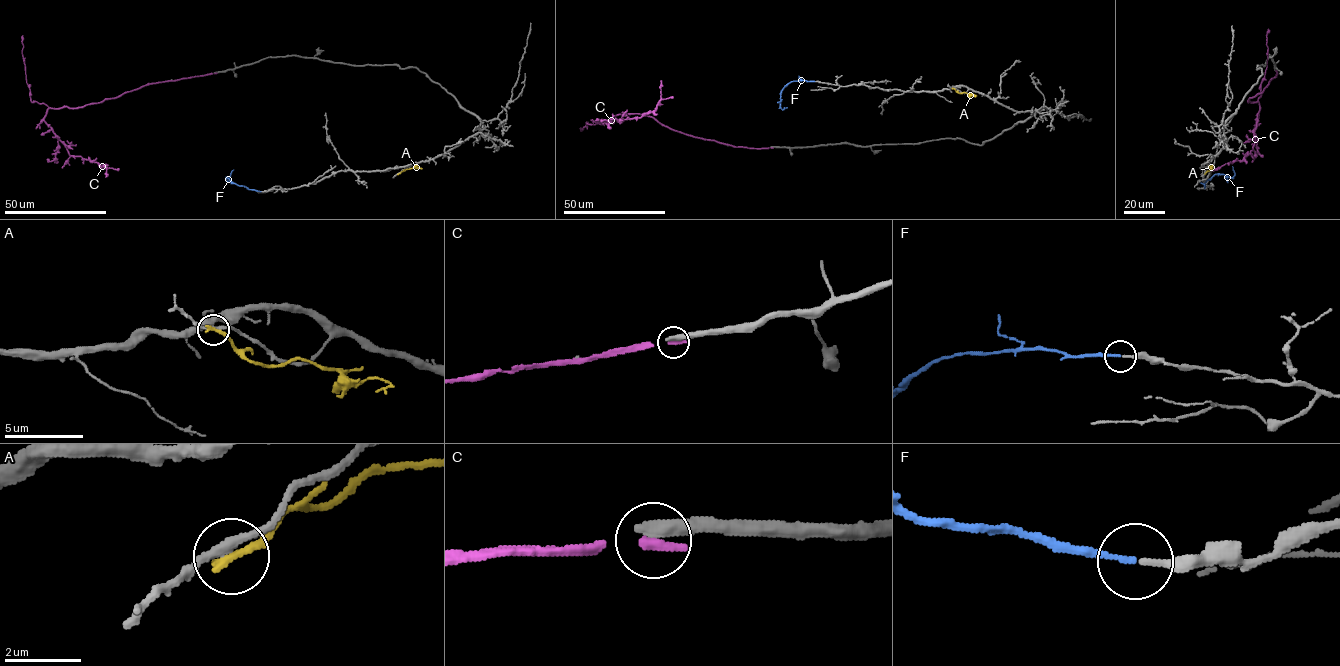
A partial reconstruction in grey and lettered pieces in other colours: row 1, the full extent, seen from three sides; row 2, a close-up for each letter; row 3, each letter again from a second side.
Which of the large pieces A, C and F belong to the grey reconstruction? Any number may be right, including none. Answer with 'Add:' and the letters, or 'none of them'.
Add: F

